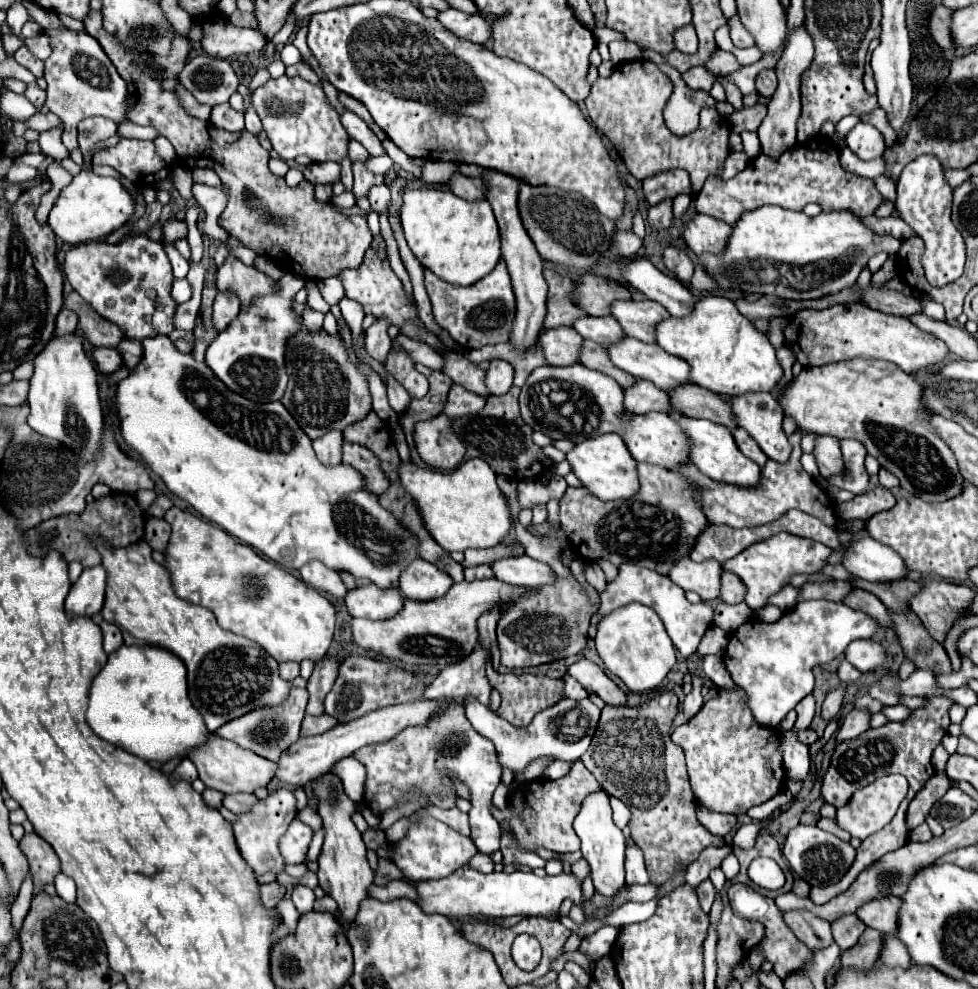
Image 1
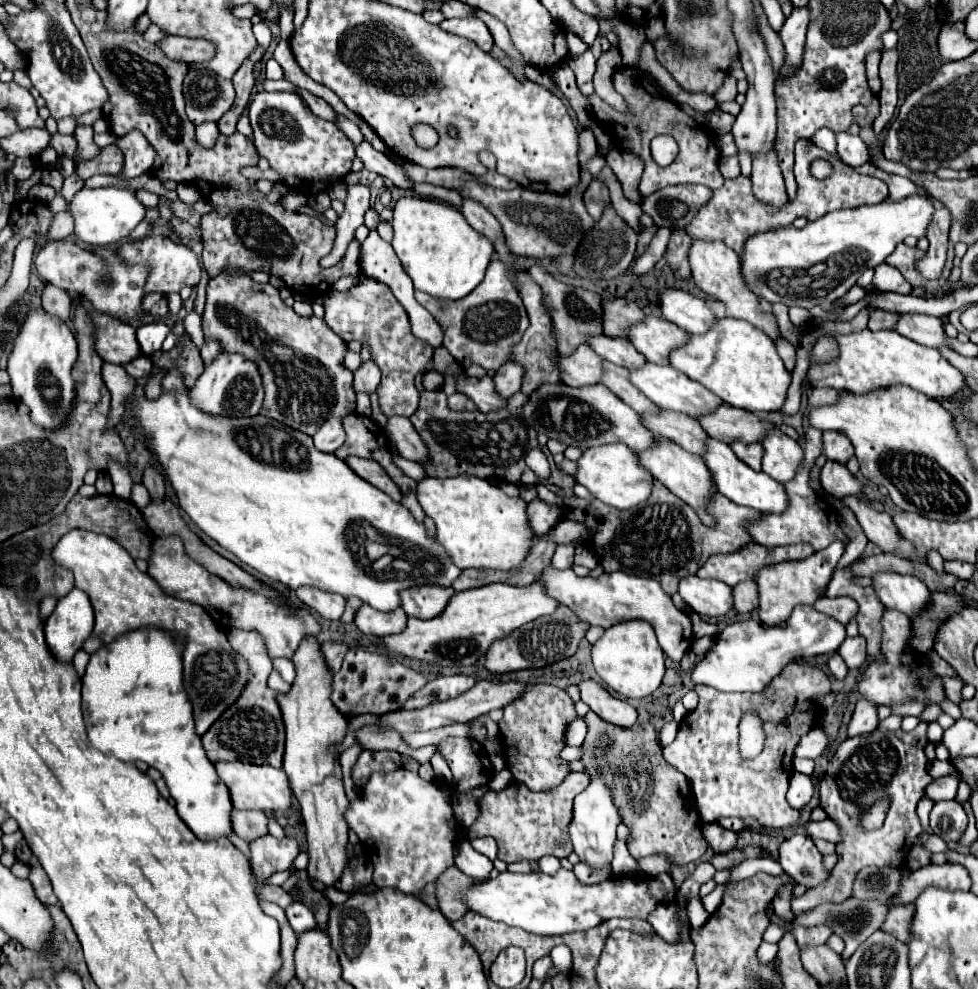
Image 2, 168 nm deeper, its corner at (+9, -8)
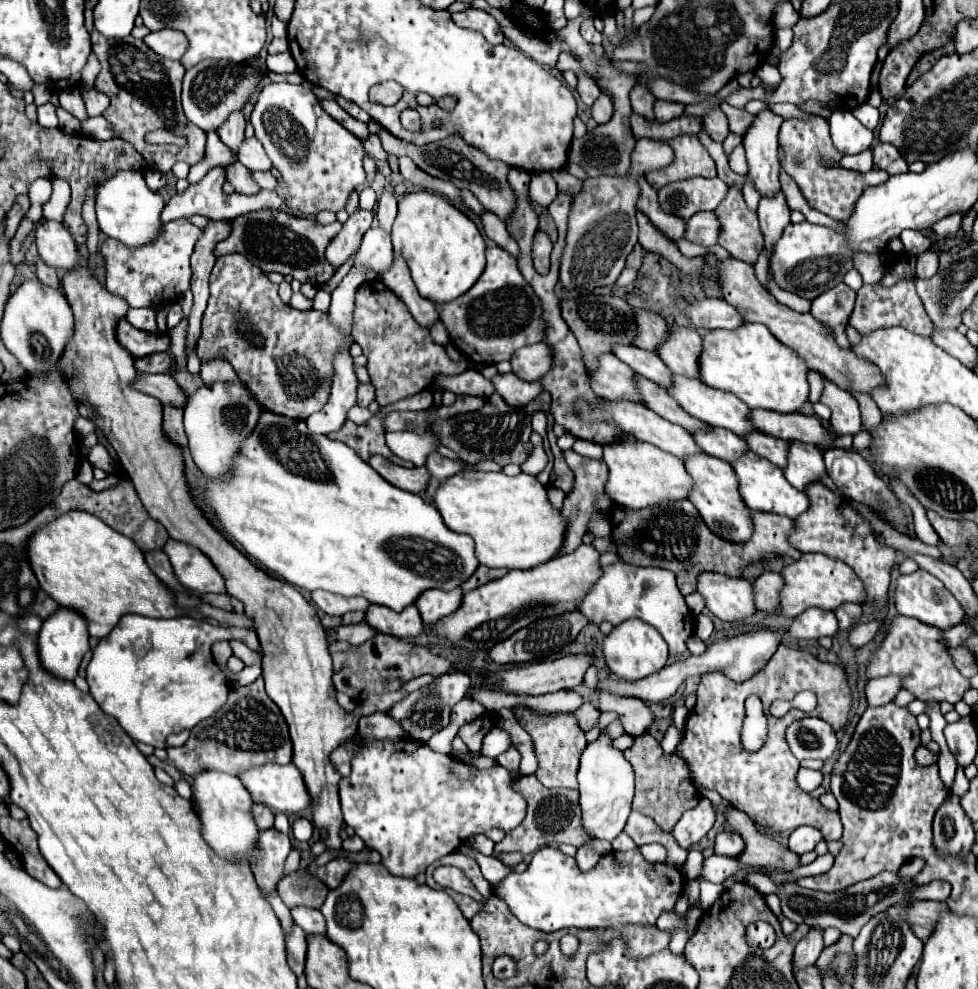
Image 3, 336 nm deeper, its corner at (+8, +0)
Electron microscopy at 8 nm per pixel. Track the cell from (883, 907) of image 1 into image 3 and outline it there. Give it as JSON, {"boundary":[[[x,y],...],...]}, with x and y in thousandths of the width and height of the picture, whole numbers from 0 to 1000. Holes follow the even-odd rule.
{"boundary":[[[935,910],[928,918],[930,926],[930,936],[935,938],[935,944],[941,950],[949,950],[951,944],[955,942],[957,932],[961,930],[963,922],[971,920],[965,912],[949,912],[949,910]]]}

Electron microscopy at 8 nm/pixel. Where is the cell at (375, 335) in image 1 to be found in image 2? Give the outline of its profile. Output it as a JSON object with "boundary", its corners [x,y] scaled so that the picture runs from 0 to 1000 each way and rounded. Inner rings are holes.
{"boundary":[[[381,364],[371,366],[367,374],[363,374],[363,394],[365,396],[379,398],[385,392],[388,384],[390,384],[390,374]]]}

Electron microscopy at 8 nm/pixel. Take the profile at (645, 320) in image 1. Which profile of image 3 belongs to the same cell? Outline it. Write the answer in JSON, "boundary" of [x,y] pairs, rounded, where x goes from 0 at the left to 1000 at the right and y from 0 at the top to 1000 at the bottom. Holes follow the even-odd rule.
{"boundary":[[[687,332],[683,346],[673,354],[673,360],[689,378],[712,384],[716,384],[716,358],[718,342],[706,332]]]}

